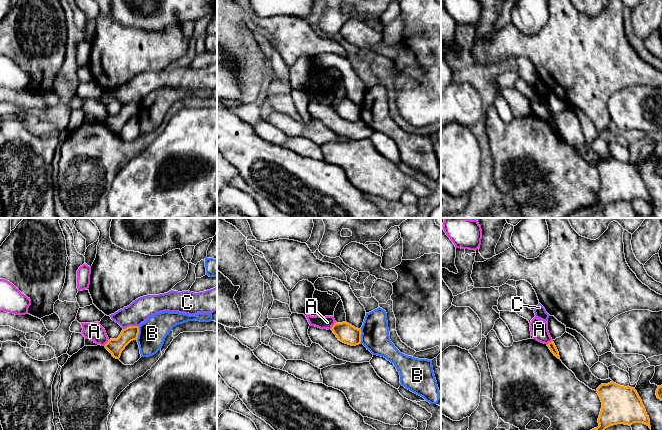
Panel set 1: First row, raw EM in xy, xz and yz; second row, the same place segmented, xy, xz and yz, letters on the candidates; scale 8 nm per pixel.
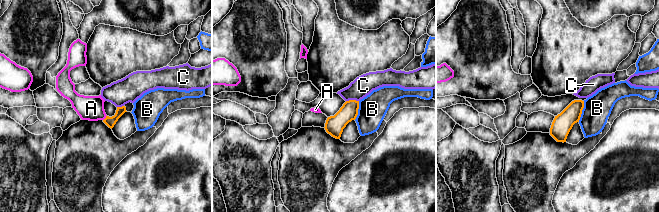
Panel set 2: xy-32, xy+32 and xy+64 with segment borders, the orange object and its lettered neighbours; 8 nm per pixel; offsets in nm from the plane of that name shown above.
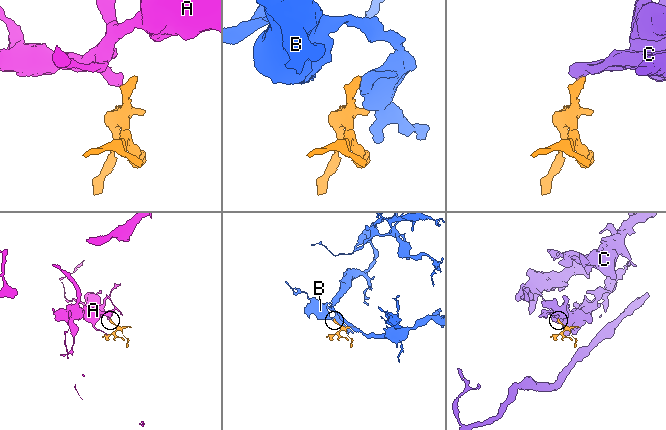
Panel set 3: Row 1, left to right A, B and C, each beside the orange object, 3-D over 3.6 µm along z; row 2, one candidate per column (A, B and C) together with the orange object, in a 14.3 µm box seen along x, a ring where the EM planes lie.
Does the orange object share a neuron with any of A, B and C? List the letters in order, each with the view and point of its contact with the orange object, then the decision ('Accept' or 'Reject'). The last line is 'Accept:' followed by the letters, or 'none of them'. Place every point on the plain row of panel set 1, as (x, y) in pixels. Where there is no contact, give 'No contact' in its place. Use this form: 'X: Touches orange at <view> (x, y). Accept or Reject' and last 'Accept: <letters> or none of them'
A: Touches orange at xz (333, 101). Reject
B: Touches orange at xz (360, 112). Reject
C: Touches orange at xy (130, 102). Reject
Accept: none of them

